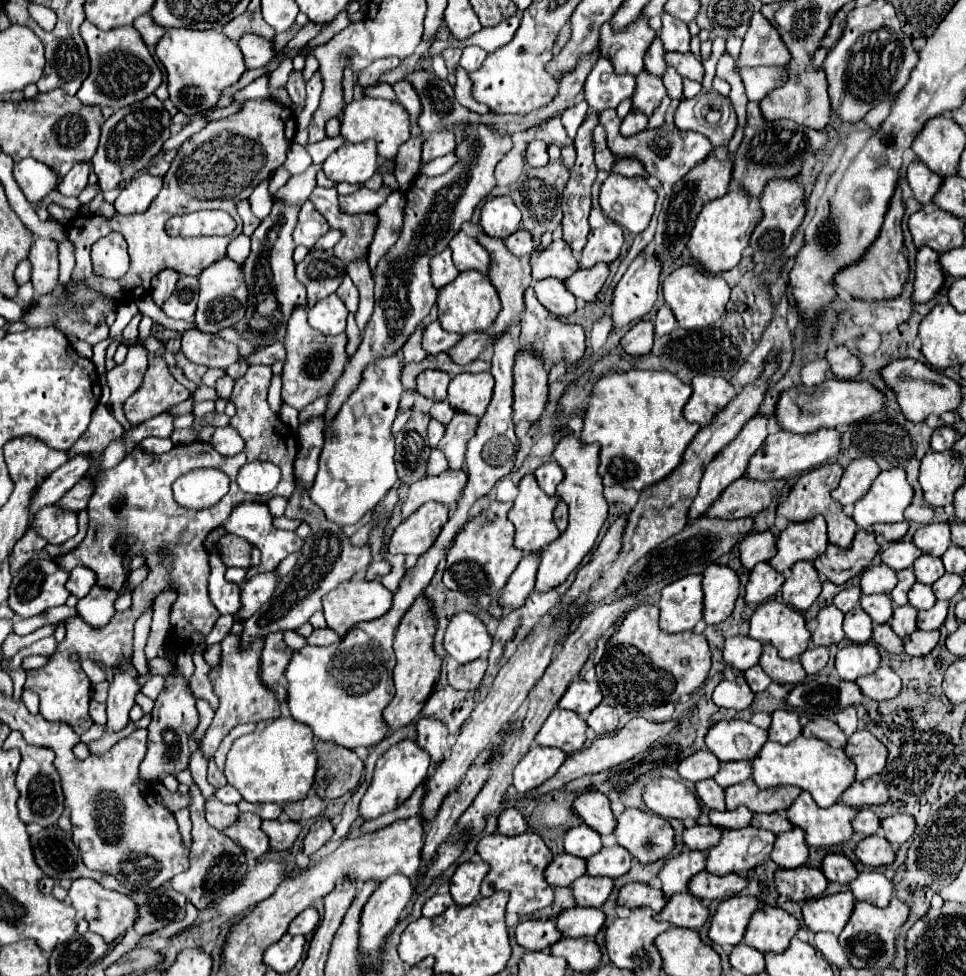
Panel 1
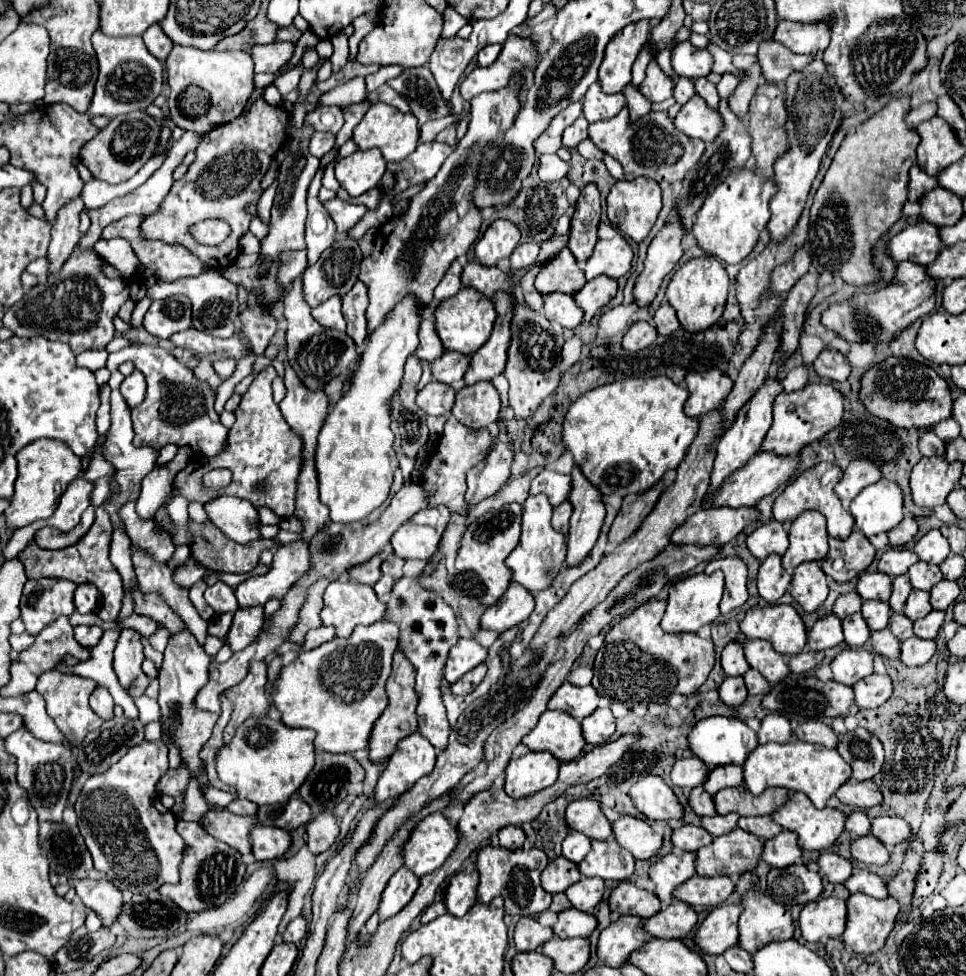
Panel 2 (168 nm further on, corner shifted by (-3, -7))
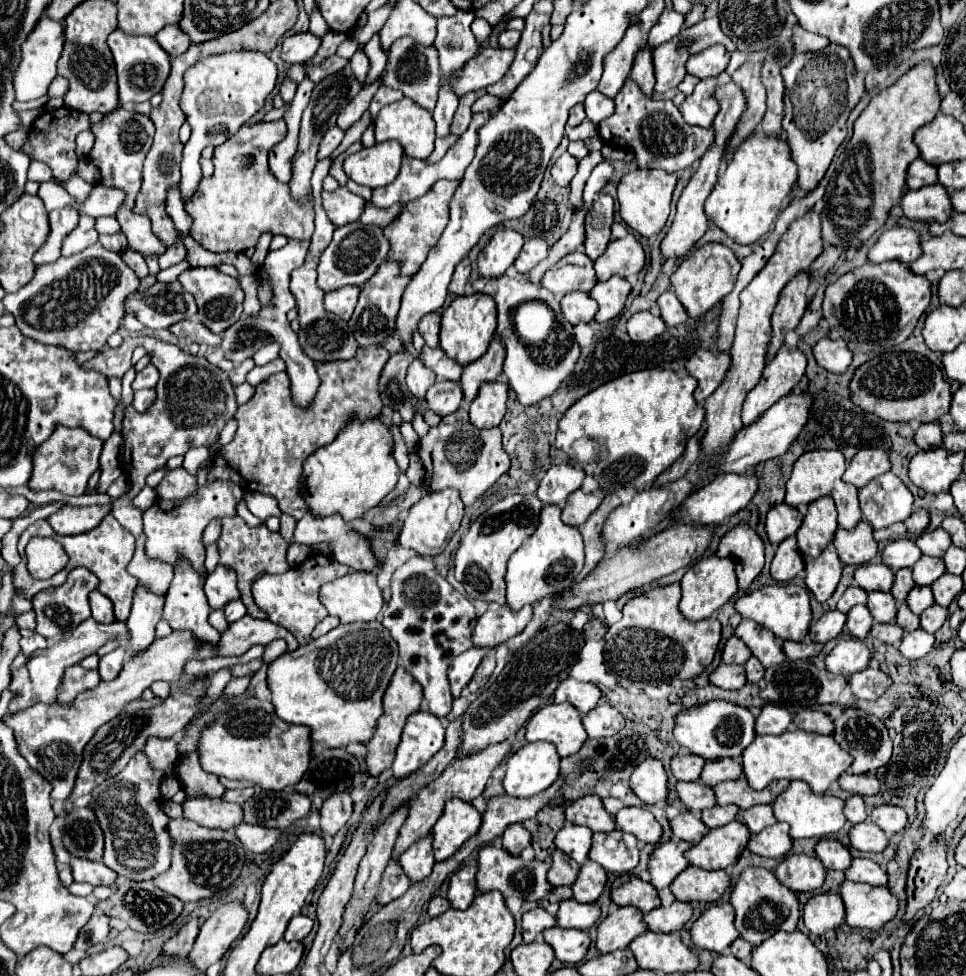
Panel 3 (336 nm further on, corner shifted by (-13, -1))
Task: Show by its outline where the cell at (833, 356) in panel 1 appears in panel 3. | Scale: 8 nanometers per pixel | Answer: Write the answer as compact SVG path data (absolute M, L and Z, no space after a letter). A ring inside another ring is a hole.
M824 337L814 345L814 357L820 367L830 373L844 373L852 363L852 351L848 349L844 339Z

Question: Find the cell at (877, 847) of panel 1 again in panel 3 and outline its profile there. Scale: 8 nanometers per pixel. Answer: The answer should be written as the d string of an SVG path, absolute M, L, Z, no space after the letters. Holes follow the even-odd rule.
M864 821L860 825L854 825L848 833L852 847L856 847L858 851L884 851L888 845L888 837L884 835L884 831L876 825L872 825L870 821Z

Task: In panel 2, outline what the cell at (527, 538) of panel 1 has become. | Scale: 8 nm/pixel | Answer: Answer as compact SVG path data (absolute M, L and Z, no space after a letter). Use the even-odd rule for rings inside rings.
M530 495L524 503L522 515L522 537L516 549L506 557L506 567L512 571L512 583L520 583L526 591L536 595L538 591L550 587L550 583L560 573L566 559L566 537L552 529L550 525L552 505L546 495Z

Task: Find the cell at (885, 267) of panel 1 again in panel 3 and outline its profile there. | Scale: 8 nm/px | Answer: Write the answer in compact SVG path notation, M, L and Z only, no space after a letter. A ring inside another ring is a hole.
M920 63L914 69L910 69L906 75L902 75L892 87L880 91L872 97L870 105L860 113L860 117L854 123L854 135L850 143L846 145L846 151L838 157L834 175L830 177L826 185L826 193L822 197L822 239L824 243L846 249L846 247L862 247L864 241L868 241L880 227L884 227L886 219L890 217L890 209L900 201L904 195L906 185L906 171L914 159L920 157L920 151L914 143L914 133L930 123L940 107L940 95L936 89L936 73L932 63Z

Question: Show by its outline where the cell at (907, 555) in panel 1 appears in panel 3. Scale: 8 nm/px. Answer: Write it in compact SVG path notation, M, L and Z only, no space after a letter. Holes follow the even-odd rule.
M896 539L888 543L882 553L882 561L892 571L898 571L902 567L912 567L920 557L922 557L922 551L914 545L912 539Z

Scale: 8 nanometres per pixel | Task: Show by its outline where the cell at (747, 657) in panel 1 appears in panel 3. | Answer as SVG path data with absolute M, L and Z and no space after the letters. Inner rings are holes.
M730 637L724 645L722 651L722 661L724 663L736 663L736 665L744 665L748 659L752 657L750 649L744 645L744 641L740 641L738 637Z

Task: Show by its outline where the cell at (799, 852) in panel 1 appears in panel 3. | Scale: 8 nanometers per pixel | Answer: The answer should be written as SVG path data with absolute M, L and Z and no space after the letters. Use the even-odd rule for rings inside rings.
M776 823L772 827L766 827L764 831L752 835L752 841L748 843L750 851L770 857L770 859L784 859L792 849L792 837L788 833L788 825Z

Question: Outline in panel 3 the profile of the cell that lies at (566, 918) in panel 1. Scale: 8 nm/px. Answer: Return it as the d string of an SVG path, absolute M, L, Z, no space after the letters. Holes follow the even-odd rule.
M562 901L558 909L558 925L570 929L588 931L600 919L600 907L596 903L576 903L576 901Z

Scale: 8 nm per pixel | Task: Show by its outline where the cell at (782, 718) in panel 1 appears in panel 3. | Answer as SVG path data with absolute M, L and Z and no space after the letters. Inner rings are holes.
M764 705L760 717L756 717L756 733L760 735L782 735L790 729L792 715L778 705Z

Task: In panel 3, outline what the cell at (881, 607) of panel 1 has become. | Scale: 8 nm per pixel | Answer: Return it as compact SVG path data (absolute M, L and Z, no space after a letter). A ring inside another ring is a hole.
M882 591L868 593L868 609L876 623L892 623L896 619L896 611L898 611L894 595L882 593Z

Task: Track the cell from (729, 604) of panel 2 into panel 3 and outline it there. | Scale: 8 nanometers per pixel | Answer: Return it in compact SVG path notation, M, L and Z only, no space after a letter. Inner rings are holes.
M746 525L726 533L716 551L718 557L732 557L736 561L738 589L748 589L764 567L764 543Z

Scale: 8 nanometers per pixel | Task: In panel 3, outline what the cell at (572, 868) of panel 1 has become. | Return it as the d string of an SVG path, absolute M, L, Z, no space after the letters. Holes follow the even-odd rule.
M556 851L552 855L552 867L548 871L548 881L554 887L562 887L562 885L572 885L578 877L580 865L576 861L572 861L566 853Z

